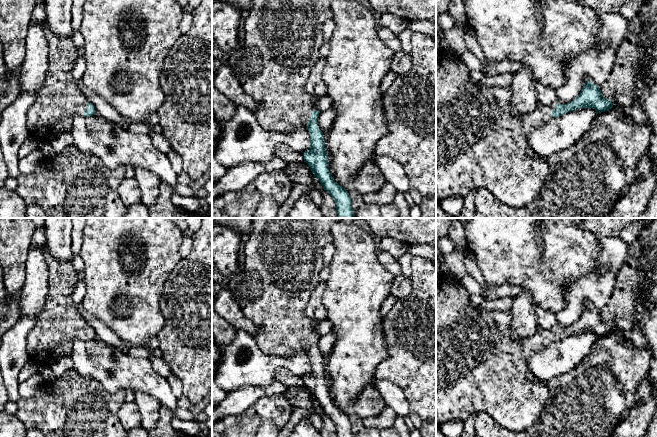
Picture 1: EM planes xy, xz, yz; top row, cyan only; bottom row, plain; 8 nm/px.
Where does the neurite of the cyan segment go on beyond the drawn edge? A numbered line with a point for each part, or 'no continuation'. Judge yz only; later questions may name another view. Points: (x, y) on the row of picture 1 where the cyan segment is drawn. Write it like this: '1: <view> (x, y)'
1: yz (479, 144)

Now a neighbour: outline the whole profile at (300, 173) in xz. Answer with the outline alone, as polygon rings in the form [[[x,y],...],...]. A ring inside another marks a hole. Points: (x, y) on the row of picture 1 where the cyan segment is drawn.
[[[306,162],[288,164],[285,171],[293,183],[302,184],[308,190],[316,189],[313,173]]]

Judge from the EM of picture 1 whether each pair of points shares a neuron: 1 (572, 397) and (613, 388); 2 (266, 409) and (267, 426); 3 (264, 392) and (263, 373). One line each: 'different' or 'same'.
1: same
2: different
3: different

